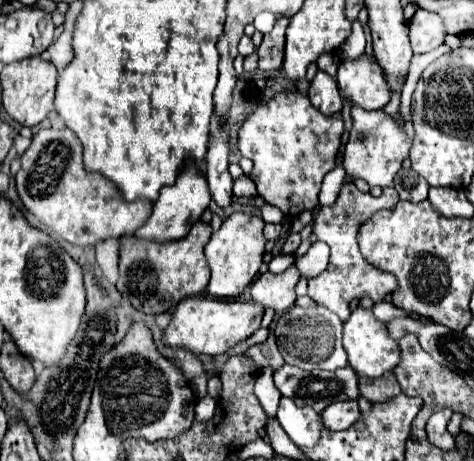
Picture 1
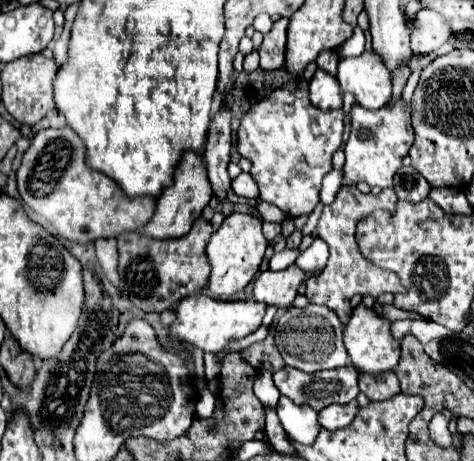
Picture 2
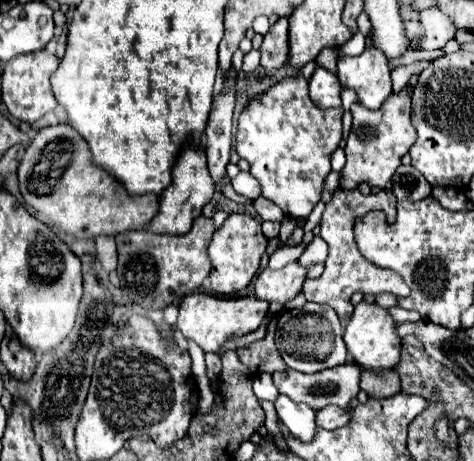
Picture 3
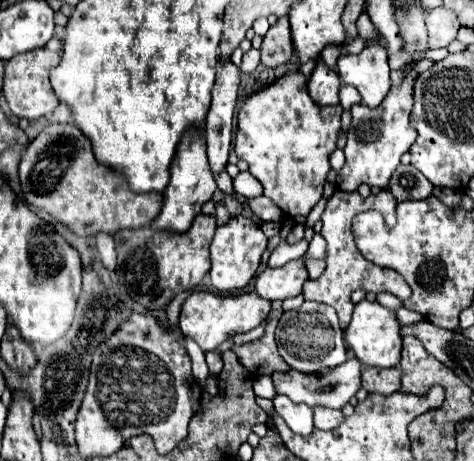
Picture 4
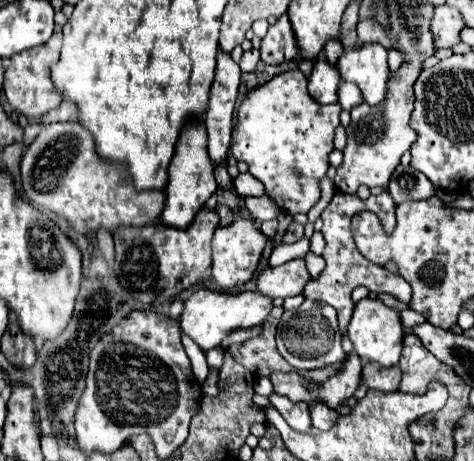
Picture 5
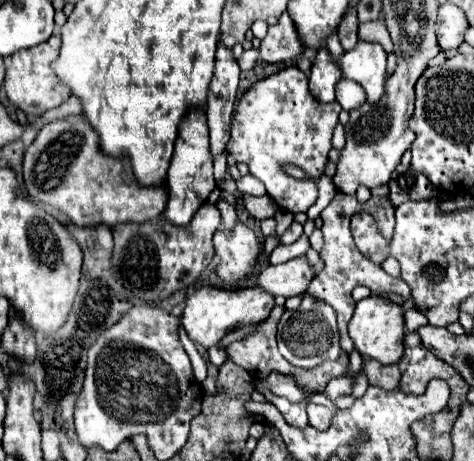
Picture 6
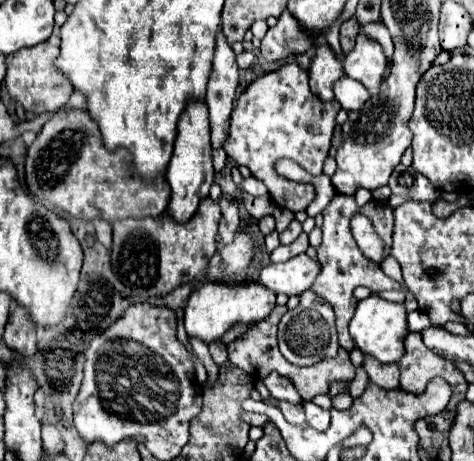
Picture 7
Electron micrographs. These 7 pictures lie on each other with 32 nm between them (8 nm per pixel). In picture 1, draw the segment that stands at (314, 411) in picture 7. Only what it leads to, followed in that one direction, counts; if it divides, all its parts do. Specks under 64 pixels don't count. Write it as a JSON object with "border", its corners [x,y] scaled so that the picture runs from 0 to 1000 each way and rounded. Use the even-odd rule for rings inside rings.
{"border":[[[751,868],[696,876],[675,898],[679,920],[688,920],[692,933],[726,933],[726,928],[738,928],[751,915],[755,902],[759,902],[759,889],[755,889],[755,872]]]}

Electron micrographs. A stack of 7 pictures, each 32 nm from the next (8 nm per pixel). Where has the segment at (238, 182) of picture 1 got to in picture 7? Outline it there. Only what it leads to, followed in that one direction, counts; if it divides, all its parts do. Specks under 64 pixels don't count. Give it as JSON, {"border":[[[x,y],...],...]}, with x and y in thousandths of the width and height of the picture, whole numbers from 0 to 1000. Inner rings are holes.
{"border":[[[536,382],[515,386],[515,390],[511,390],[511,399],[506,399],[506,412],[511,412],[511,416],[523,416],[523,421],[536,425],[565,421],[565,408],[557,403],[557,395],[544,390],[544,386],[536,386]]]}

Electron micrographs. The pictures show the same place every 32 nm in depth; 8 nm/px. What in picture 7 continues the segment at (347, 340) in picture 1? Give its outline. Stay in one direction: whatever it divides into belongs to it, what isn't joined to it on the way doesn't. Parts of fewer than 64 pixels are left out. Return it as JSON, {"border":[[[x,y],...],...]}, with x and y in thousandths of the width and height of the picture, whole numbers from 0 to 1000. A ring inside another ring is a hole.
{"border":[[[781,638],[776,646],[755,655],[751,681],[738,698],[738,725],[747,733],[747,746],[768,764],[789,772],[793,781],[819,790],[840,785],[852,772],[852,733],[861,725],[861,698],[857,698],[857,664],[819,655],[802,646],[797,638]]]}

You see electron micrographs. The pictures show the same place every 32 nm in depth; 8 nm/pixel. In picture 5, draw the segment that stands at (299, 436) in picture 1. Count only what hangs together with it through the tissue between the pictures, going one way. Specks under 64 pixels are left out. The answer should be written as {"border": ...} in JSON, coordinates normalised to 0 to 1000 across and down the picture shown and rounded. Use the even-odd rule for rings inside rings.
{"border":[[[576,852],[570,863],[574,881],[599,902],[599,911],[629,937],[650,937],[658,928],[658,915],[654,915],[654,898],[650,898],[650,876],[641,872],[612,872],[608,863],[599,859],[586,859],[586,855]]]}

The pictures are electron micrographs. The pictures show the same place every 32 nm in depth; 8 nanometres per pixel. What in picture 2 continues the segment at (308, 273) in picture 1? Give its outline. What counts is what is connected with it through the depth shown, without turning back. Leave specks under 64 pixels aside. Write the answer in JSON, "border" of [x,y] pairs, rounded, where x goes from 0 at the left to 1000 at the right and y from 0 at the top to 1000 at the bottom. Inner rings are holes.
{"border":[[[667,516],[667,521],[654,529],[654,538],[646,538],[646,542],[629,555],[624,573],[629,573],[633,581],[641,581],[646,590],[654,590],[654,586],[662,586],[662,581],[671,581],[671,577],[688,577],[688,564],[692,564],[692,529],[688,529],[684,521]]]}

